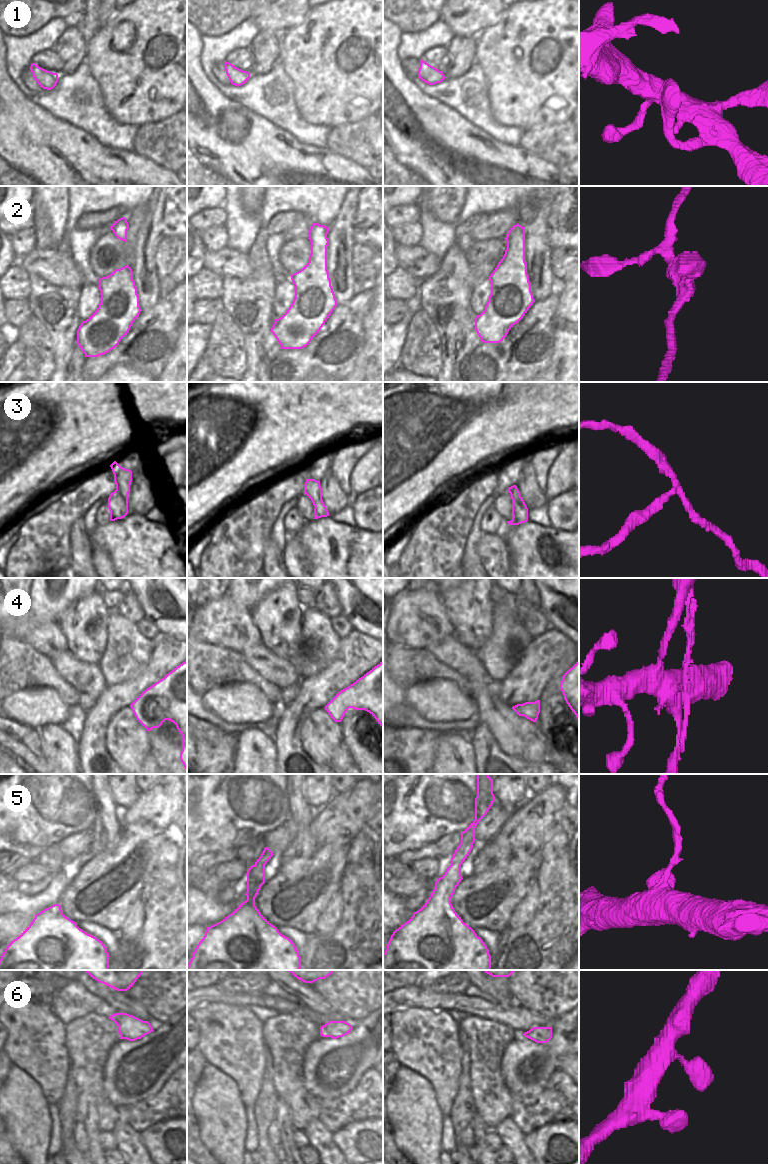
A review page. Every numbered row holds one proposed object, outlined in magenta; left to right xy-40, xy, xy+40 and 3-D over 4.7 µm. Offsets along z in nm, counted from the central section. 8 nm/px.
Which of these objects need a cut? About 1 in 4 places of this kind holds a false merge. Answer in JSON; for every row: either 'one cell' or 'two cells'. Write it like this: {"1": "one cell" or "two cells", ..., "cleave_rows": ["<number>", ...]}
{"1": "one cell", "2": "one cell", "3": "two cells", "4": "two cells", "5": "two cells", "6": "one cell", "cleave_rows": ["3", "4", "5"]}

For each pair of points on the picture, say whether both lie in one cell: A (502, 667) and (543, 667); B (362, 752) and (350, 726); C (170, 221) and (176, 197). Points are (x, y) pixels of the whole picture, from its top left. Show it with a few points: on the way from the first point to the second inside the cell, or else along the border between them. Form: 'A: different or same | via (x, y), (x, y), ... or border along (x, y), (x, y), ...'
A: different | border along (517, 661), (514, 668), (501, 681)
B: same | via (361, 746), (356, 740), (355, 732)
C: same | via (175, 215), (176, 203)

